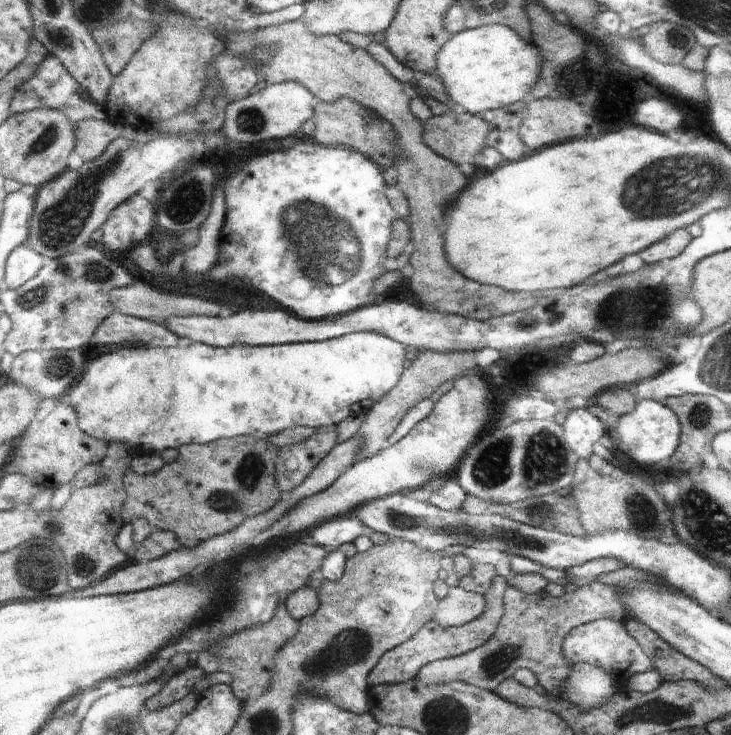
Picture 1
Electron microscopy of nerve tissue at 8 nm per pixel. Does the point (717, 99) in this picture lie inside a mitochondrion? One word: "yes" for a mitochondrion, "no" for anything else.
no

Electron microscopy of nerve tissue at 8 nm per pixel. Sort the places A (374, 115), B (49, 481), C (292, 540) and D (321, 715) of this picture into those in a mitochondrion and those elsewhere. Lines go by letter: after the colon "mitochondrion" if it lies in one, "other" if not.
A: other
B: other
C: other
D: other

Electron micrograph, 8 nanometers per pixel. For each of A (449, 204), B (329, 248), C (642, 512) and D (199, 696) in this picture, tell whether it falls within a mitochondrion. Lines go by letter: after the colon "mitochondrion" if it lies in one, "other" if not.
A: other
B: mitochondrion
C: mitochondrion
D: other

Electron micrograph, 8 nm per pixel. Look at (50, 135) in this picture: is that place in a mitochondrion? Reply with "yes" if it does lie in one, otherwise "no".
yes

